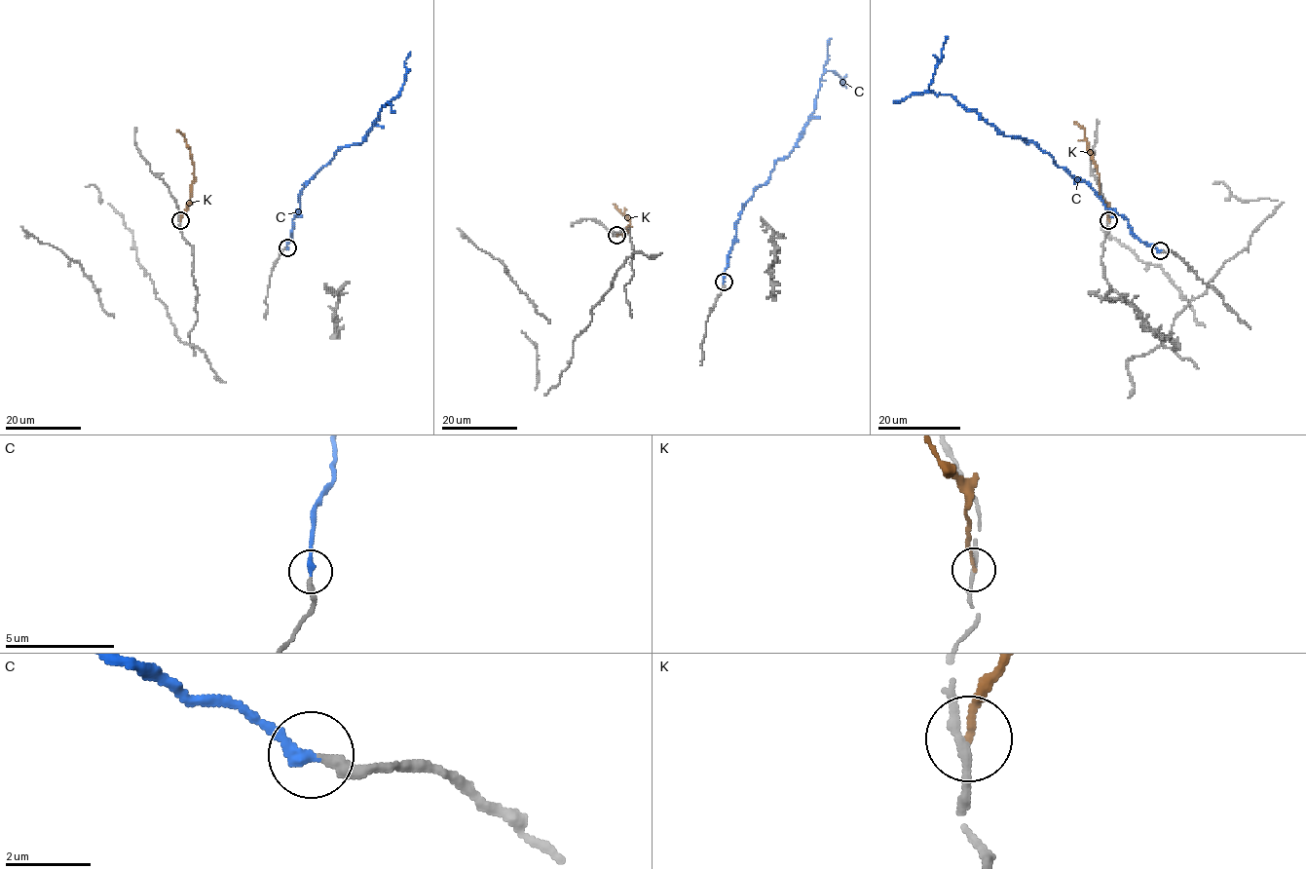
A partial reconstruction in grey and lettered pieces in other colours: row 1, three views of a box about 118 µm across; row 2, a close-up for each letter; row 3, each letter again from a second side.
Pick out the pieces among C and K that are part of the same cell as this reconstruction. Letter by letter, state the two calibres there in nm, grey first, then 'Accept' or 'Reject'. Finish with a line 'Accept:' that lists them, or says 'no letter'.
C: Thickness 280 nm (grey) against 280 nm. Accept
K: Thickness 190 nm (grey) against 140 nm. Reject
Accept: C

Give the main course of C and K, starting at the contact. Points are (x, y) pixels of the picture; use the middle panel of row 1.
C: (724, 282), (744, 204), (768, 179), (774, 162), (796, 145), (813, 113), (820, 79), (831, 70), (846, 88)
K: (615, 236), (631, 227), (626, 216), (614, 204)

